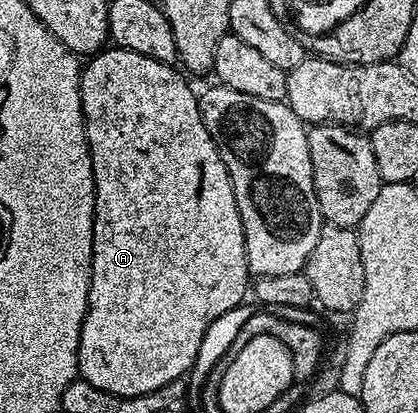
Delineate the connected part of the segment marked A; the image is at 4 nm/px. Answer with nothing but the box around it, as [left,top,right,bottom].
[77,48,251,396]

